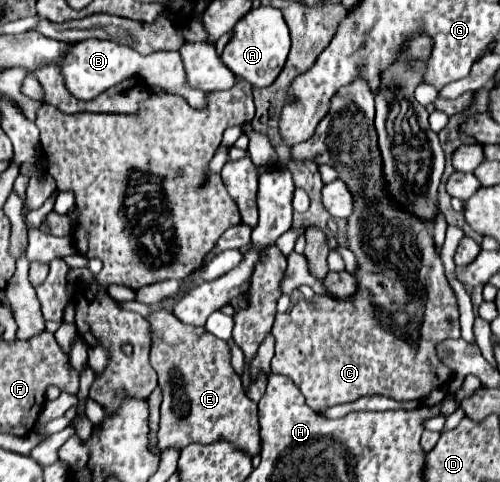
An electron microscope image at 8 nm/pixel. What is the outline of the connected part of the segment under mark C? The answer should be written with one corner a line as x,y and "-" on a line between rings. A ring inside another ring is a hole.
359,77
359,81
353,81
351,85
345,85
343,89
339,89
339,93
335,93
335,97
331,97
331,109
327,111
327,117
323,117
323,121
319,121
315,133
311,135
311,139
299,143
293,147
293,155
299,157
299,159
311,159
315,161
317,165
331,165
339,171
341,175
341,181
347,183
347,187
351,189
353,197
355,197
355,211
353,215
349,217
349,227
347,227
347,237
349,237
349,247
351,251
357,255
359,259
359,273
357,273
357,279
359,279
359,291
355,293
355,299
353,301
335,301
335,299
329,299
329,297
315,297
313,301
299,301
297,305
291,307
291,311
283,313
283,315
277,315
275,317
275,325
273,325
273,335
277,339
277,347
275,347
275,357
271,361
271,371
273,373
279,373
279,375
287,375
295,381
295,385
301,389
301,393
305,395
307,405
314,411
319,411
323,407
330,407
341,403
351,403
359,397
365,397
365,395
385,395
385,397
391,397
395,401
419,401
423,397
427,397
427,393
431,393
431,389
435,387
445,387
451,379
451,369
441,363
441,359
437,357
437,343
443,341
443,339
457,339
461,337
461,329
459,329
459,311
457,311
457,299
455,299
455,293
451,289
451,285
447,283
445,279
445,269
443,269
443,263
435,251
435,245
433,245
433,237
431,237
431,231
429,227
415,215
411,215
409,211
393,205
389,199
387,199
387,193
385,193
385,183
383,183
383,175
381,175
381,159
379,159
379,147
377,147
377,133
375,133
375,107
373,107
373,93
371,89
367,89
367,81
363,81
363,77

